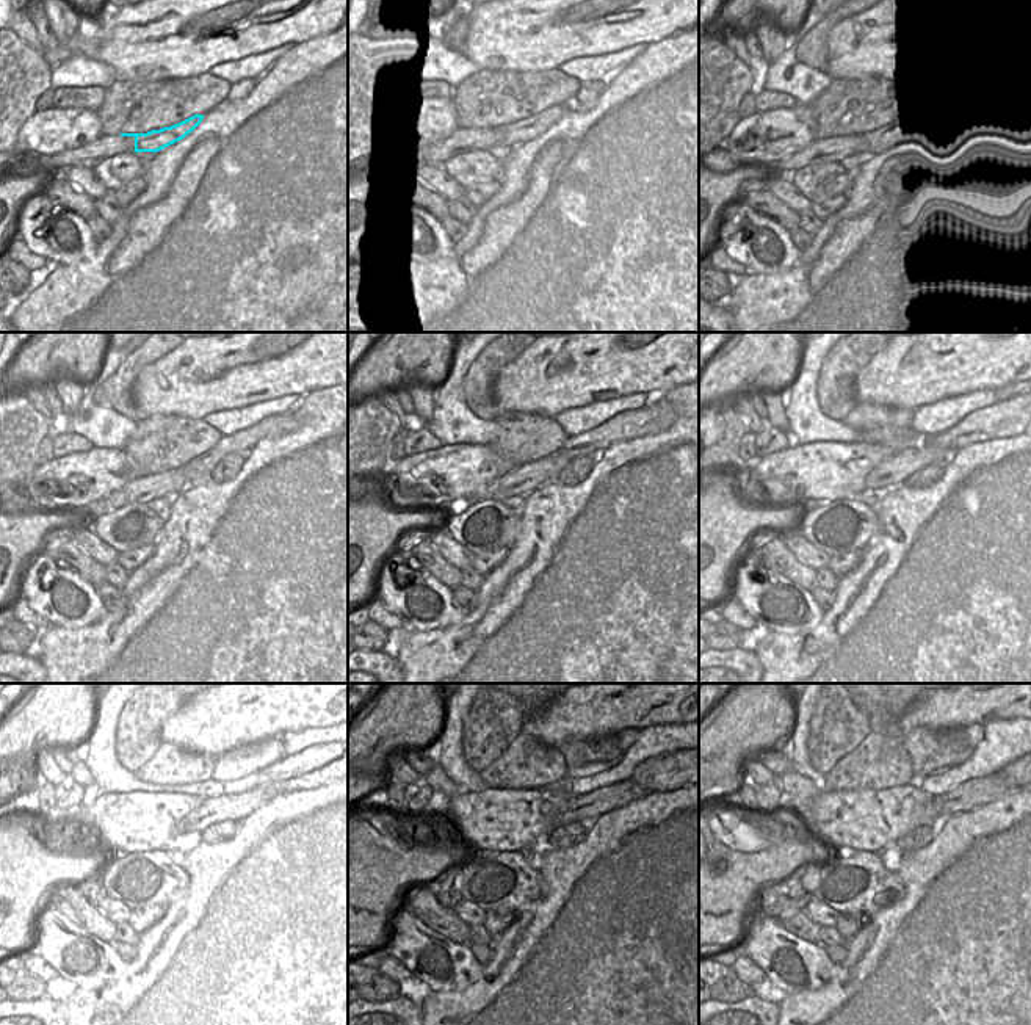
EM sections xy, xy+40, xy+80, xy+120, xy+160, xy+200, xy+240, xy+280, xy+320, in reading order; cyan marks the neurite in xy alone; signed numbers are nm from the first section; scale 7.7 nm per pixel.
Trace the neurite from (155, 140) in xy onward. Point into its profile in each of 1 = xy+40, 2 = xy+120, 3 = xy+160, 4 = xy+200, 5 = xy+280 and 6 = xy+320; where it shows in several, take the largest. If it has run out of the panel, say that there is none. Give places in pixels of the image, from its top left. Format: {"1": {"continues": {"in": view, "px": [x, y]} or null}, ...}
{"1": {"continues": {"in": "xy+40", "px": [517, 134]}}, "2": {"continues": {"in": "xy+120", "px": [196, 472]}}, "3": {"continues": {"in": "xy+160", "px": [655, 417]}}, "4": {"continues": {"in": "xy+200", "px": [1016, 416]}}, "5": {"continues": {"in": "xy+280", "px": [663, 773]}}, "6": {"continues": {"in": "xy+320", "px": [1017, 771]}}}

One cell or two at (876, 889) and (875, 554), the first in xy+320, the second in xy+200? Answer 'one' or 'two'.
two

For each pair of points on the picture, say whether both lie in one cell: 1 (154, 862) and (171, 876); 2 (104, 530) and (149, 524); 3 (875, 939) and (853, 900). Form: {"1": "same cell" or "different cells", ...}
{"1": "same cell", "2": "same cell", "3": "different cells"}

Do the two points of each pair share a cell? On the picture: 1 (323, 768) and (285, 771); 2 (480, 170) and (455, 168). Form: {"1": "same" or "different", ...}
{"1": "same", "2": "same"}

